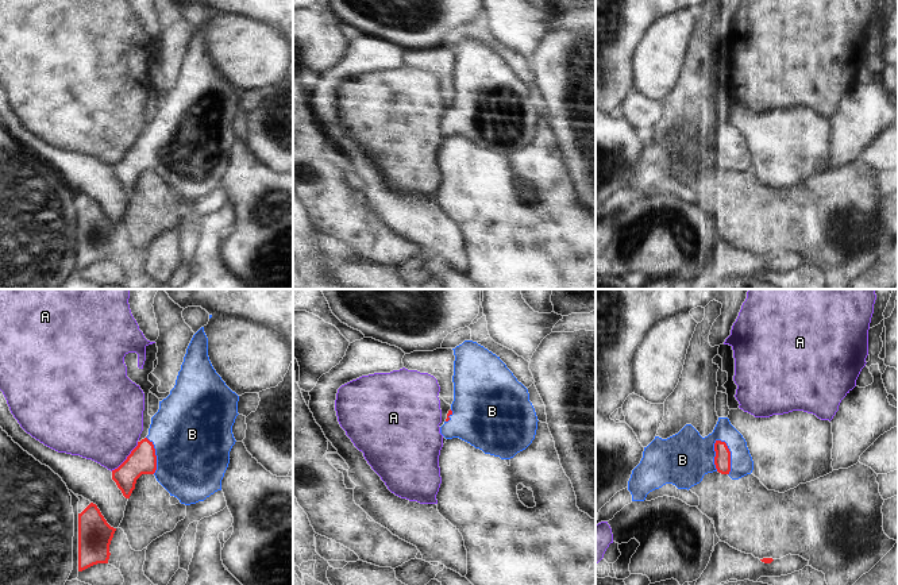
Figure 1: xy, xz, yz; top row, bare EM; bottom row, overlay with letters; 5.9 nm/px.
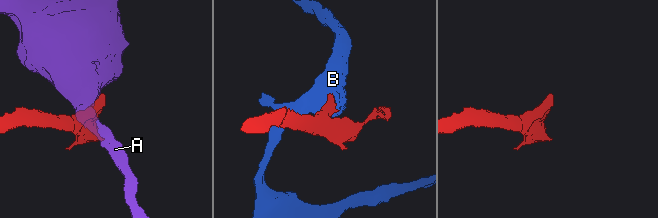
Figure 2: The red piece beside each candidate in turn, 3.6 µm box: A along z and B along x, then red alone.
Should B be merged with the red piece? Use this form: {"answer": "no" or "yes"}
{"answer": "yes"}

